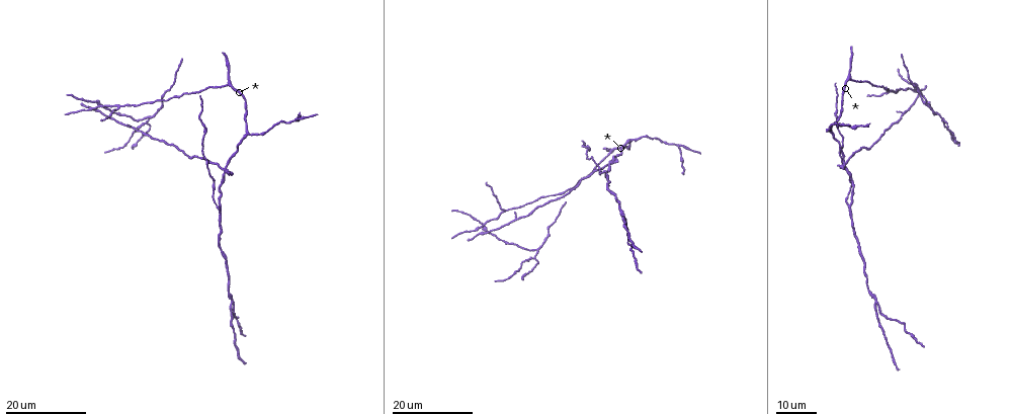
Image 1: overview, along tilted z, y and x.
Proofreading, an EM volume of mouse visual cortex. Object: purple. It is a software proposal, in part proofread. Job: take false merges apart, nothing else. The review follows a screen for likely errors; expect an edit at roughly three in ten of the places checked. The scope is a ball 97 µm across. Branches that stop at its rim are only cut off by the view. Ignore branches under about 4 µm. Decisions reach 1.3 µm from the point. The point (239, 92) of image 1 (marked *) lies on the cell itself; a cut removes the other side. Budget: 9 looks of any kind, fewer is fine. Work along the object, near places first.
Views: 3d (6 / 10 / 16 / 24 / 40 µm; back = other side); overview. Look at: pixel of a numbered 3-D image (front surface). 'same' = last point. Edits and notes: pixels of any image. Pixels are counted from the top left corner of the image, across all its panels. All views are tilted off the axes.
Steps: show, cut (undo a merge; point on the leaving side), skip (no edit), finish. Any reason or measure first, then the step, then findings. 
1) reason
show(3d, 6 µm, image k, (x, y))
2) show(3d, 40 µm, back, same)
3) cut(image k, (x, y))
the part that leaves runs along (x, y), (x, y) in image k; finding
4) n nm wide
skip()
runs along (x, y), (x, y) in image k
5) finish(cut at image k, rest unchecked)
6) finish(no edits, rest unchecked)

three arms meet
show(3d, 16 µm, image 1, (850, 79))

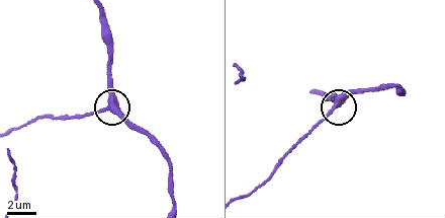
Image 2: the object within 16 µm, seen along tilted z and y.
show(3d, 6 µm, image 2, (109, 108))

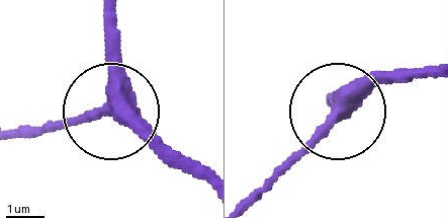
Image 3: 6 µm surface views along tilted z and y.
3 arms
skip()
one cell here

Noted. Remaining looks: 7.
two arms in line, one across
show(3d, 24 µm, image 1, (296, 119))

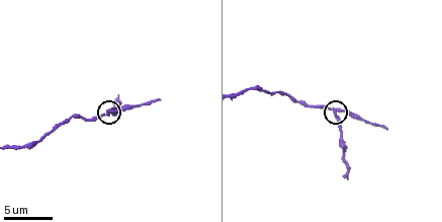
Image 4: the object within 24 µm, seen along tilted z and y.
show(3d, 10 µm, image 4, (337, 112))

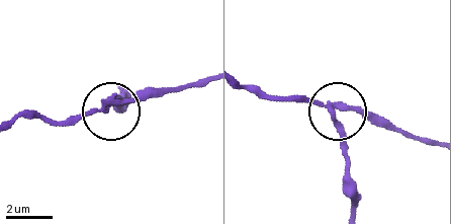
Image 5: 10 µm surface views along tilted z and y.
210 nm wide
cut(image 5, (343, 134))
two cells meet here

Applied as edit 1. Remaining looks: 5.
show(overview)

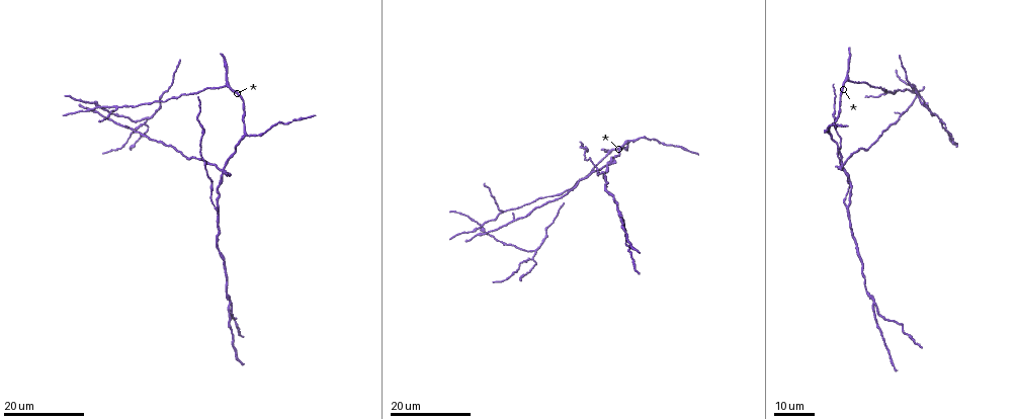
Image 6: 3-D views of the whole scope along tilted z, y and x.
arms part here
show(3d, 24 µm, image 6, (631, 140))

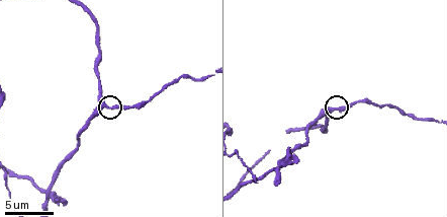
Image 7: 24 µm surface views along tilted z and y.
show(3d, 6 µm, image 7, (105, 106))

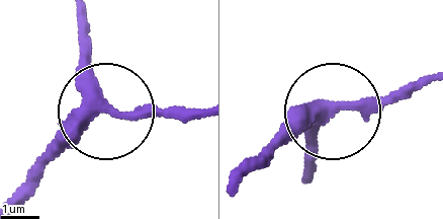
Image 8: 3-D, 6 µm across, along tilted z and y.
side arm 22 µm
skip()
runs along (307, 175), (314, 127), (427, 82) in image 8; continuous, no second cell

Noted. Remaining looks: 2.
looks like a crossing
show(3d, 16 µm, image 6, (843, 162))

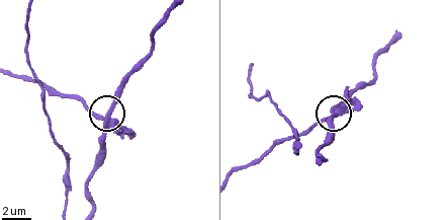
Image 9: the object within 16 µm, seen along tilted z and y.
show(3d, 10 µm, image 9, (101, 119))

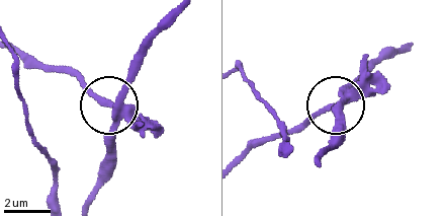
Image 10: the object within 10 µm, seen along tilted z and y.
cut(image 10, (152, 125))
the part that leaves runs along (348, 95), (244, 151) in image 10; a second cell is stuck on

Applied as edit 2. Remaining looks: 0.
finish(cut at image 5, cut at image 10, rest unchecked)

